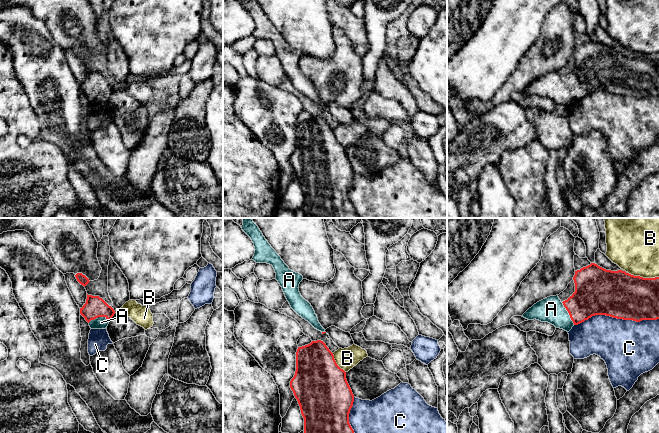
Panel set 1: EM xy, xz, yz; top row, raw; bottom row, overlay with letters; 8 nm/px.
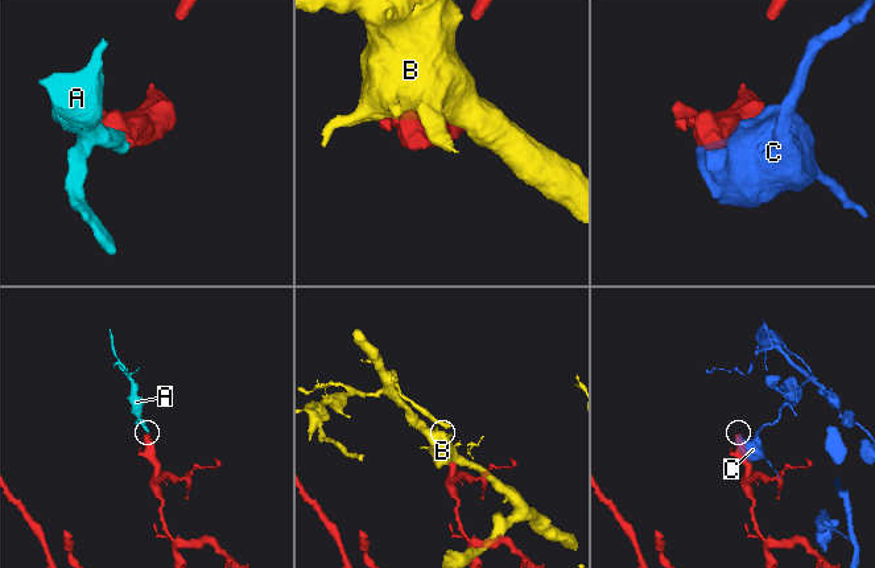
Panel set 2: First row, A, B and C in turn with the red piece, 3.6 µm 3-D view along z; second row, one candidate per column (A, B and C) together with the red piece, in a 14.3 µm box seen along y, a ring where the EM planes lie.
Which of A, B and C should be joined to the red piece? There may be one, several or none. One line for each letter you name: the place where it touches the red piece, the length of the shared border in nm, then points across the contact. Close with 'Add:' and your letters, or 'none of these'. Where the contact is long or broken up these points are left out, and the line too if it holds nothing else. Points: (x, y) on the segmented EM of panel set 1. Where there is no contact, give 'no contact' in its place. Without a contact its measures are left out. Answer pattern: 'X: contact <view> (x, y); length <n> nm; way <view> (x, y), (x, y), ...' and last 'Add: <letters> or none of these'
A: contact yz (568, 312); length 220 nm; way yz (594, 295), (575, 310), (568, 312), (554, 312), (551, 309)
Add: A

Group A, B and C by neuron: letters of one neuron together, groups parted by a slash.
A / B / C

